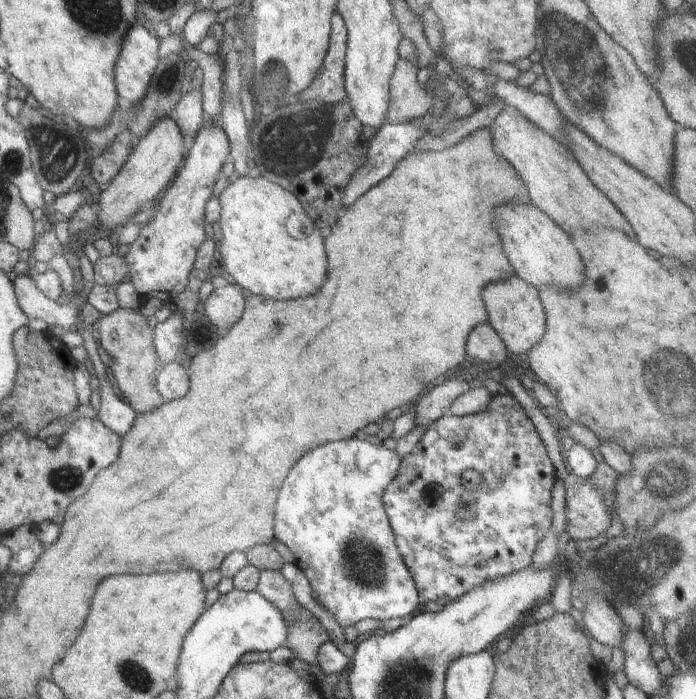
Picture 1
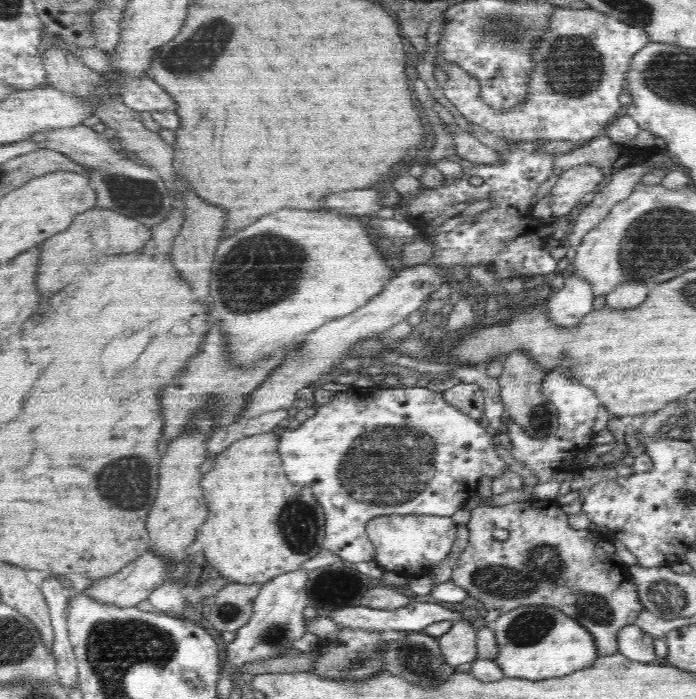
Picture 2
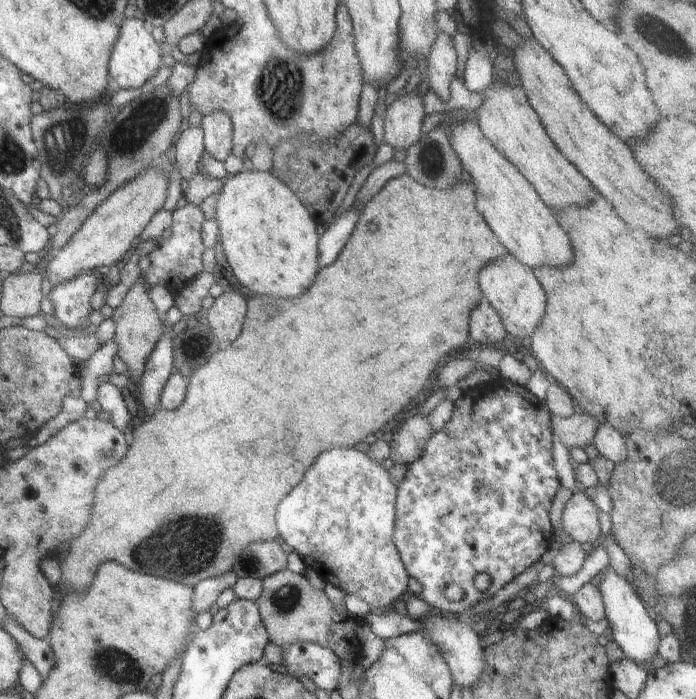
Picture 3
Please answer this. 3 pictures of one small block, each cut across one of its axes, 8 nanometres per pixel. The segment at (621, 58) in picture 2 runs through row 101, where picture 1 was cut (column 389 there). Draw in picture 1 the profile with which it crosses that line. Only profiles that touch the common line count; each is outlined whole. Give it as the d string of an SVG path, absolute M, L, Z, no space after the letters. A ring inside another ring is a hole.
M344 438L304 454L290 468L278 490L274 534L292 550L295 564L308 578L310 590L316 592L324 610L327 607L343 629L355 626L365 618L402 618L412 614L420 603L414 579L398 552L394 532L382 504L384 490L396 478L400 464L401 458L395 450L360 438Z

